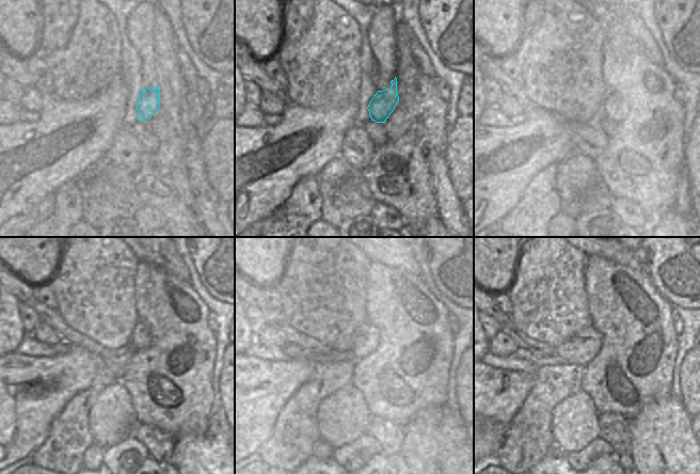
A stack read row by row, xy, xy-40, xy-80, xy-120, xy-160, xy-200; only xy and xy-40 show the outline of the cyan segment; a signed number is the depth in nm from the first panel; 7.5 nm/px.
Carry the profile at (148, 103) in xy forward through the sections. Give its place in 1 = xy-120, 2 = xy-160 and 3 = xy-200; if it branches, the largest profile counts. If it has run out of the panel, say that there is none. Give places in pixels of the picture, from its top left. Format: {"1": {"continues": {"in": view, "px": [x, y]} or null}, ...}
{"1": {"continues": {"in": "xy-120", "px": [140, 337]}}, "2": {"continues": {"in": "xy-160", "px": [365, 340]}}, "3": {"continues": {"in": "xy-200", "px": [583, 347]}}}

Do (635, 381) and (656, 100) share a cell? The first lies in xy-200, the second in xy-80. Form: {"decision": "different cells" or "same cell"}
{"decision": "same cell"}

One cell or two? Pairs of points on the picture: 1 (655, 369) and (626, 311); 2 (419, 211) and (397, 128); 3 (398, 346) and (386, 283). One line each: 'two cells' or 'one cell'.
1: one cell
2: one cell
3: one cell

